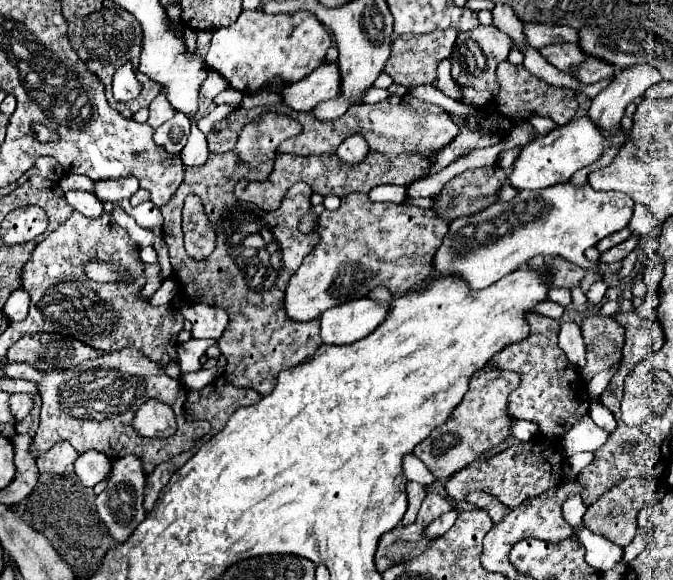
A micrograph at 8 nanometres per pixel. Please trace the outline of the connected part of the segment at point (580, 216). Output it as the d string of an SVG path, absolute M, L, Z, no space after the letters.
M570 182L556 184L546 190L538 192L518 192L510 202L498 202L490 208L466 218L466 220L454 220L450 224L448 234L444 236L440 248L436 250L436 256L432 260L432 274L422 280L426 284L428 280L434 280L434 276L460 276L466 280L470 288L486 288L500 280L502 276L518 270L522 264L526 264L530 258L542 254L542 256L562 256L570 260L572 264L578 264L586 270L598 270L596 264L590 264L584 258L584 250L590 246L596 246L602 238L622 230L628 226L628 220L632 216L634 202L624 192L598 192L590 186L580 186L580 198L578 188Z

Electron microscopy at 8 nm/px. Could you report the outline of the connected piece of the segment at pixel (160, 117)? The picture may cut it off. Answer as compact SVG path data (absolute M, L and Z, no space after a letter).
M160 92L152 104L150 104L150 118L148 118L148 124L152 128L158 128L162 122L170 120L174 116L174 106L168 104L168 98L166 98L166 92Z

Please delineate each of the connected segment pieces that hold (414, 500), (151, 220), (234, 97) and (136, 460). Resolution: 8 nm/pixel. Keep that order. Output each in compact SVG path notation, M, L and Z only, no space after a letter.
M408 481L406 485L406 492L408 498L408 510L402 518L402 524L412 524L416 520L418 508L426 496L426 489L421 484L414 481Z
M125 199L115 202L114 207L116 206L122 207L143 228L151 229L163 225L164 219L160 209L154 206L152 202L144 202L144 204L132 207L129 200Z
M228 88L228 90L220 92L220 94L214 98L214 104L230 104L232 108L240 108L242 96L244 96L244 94L240 94L240 92L236 92L236 90Z
M128 454L124 458L118 458L114 462L114 474L112 474L108 486L96 498L96 510L116 542L126 540L126 536L130 536L130 532L146 518L146 510L142 506L144 488L146 488L146 472L144 472L142 464L144 464L144 460L136 454Z

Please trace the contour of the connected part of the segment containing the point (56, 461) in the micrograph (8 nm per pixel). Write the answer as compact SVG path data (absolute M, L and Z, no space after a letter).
M68 442L54 444L54 450L46 452L38 460L40 472L72 472L72 464L78 458L78 452L70 448Z

